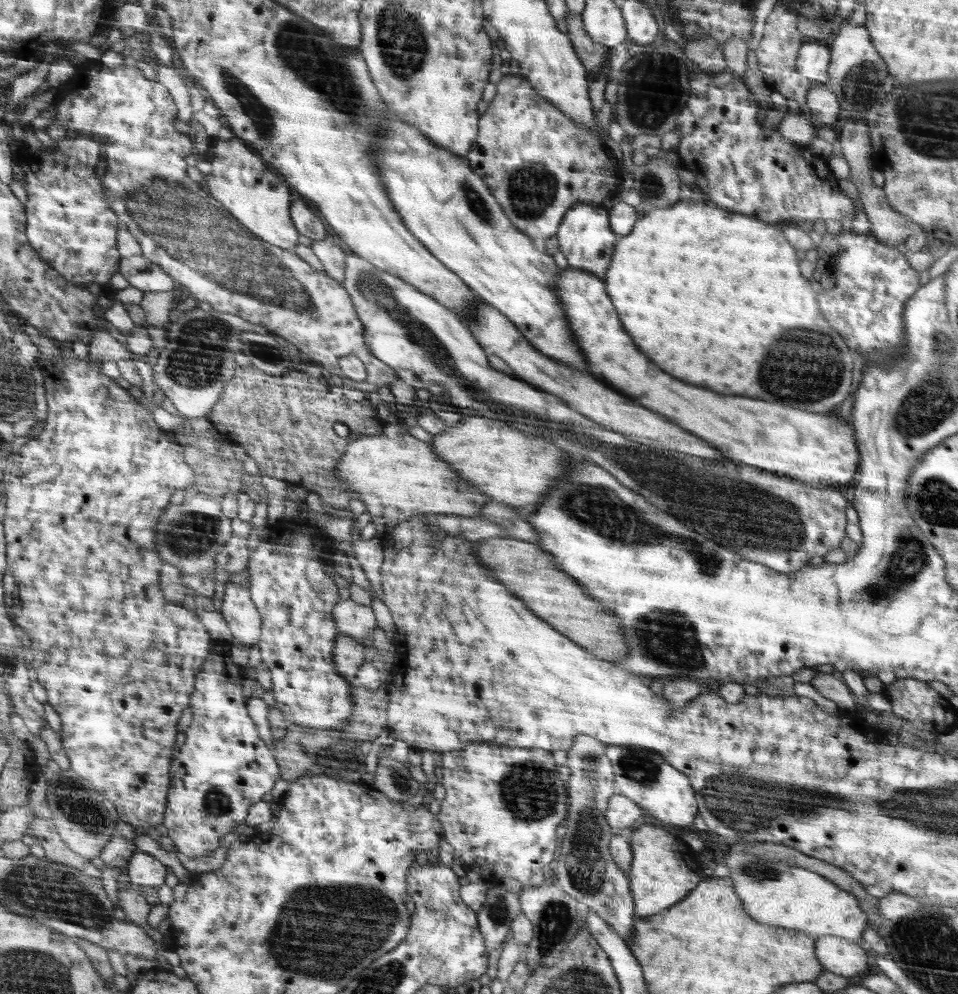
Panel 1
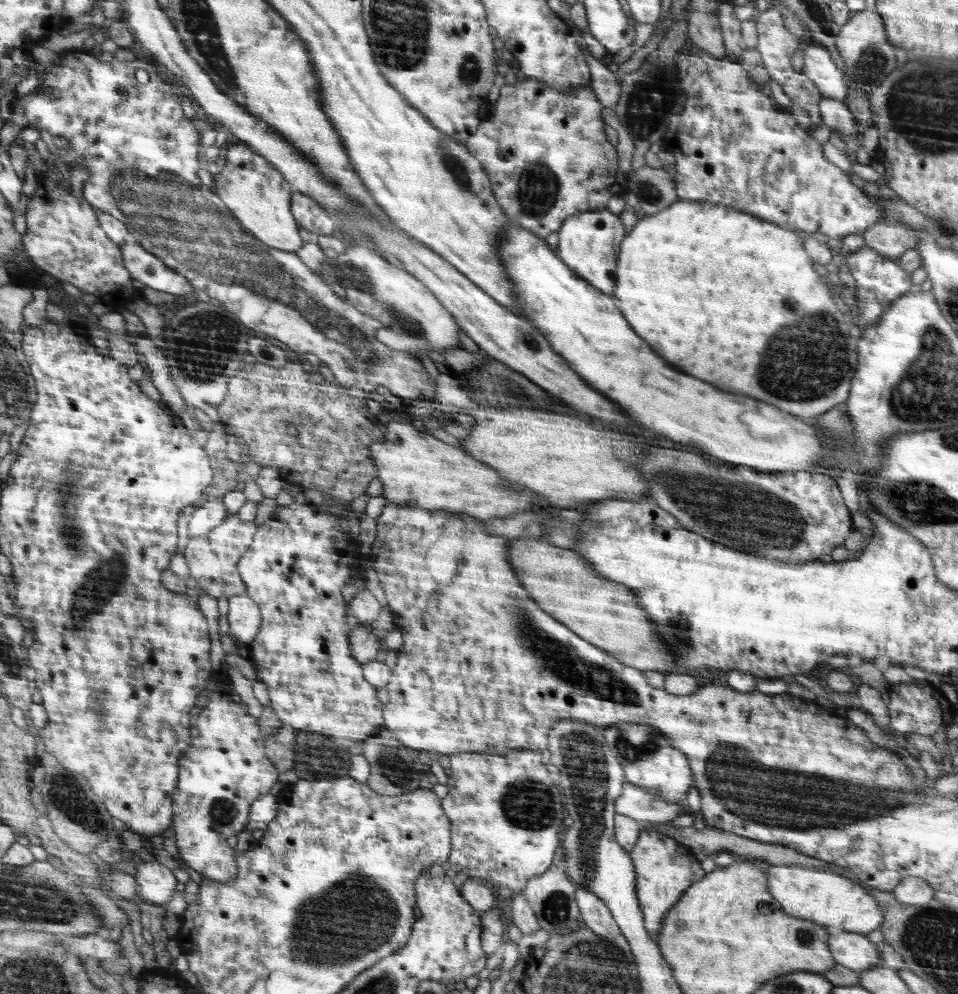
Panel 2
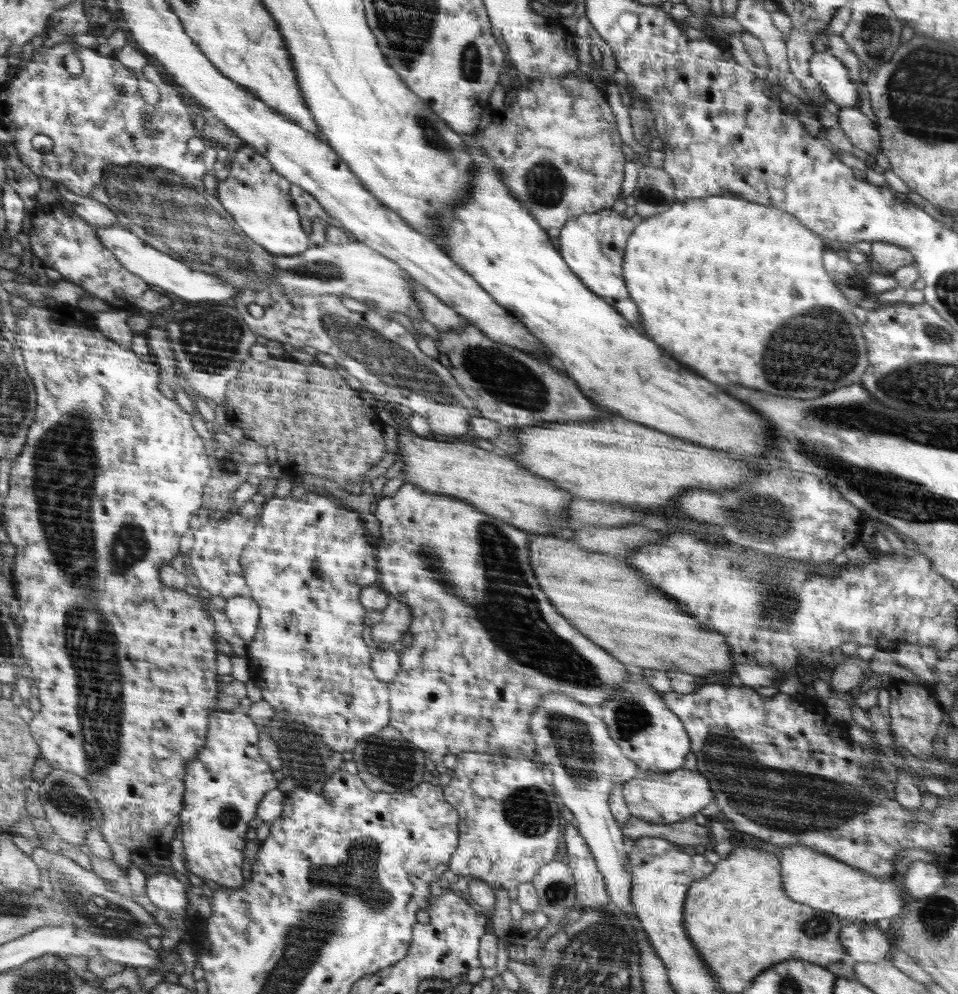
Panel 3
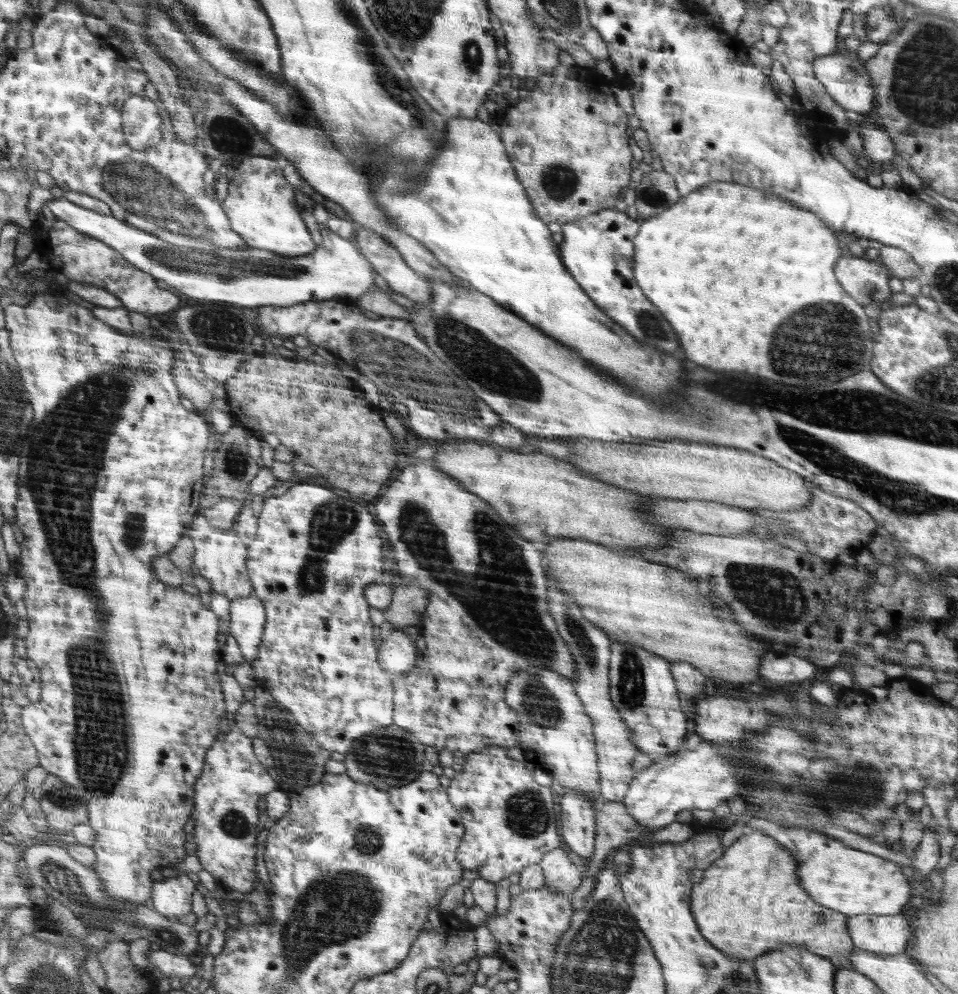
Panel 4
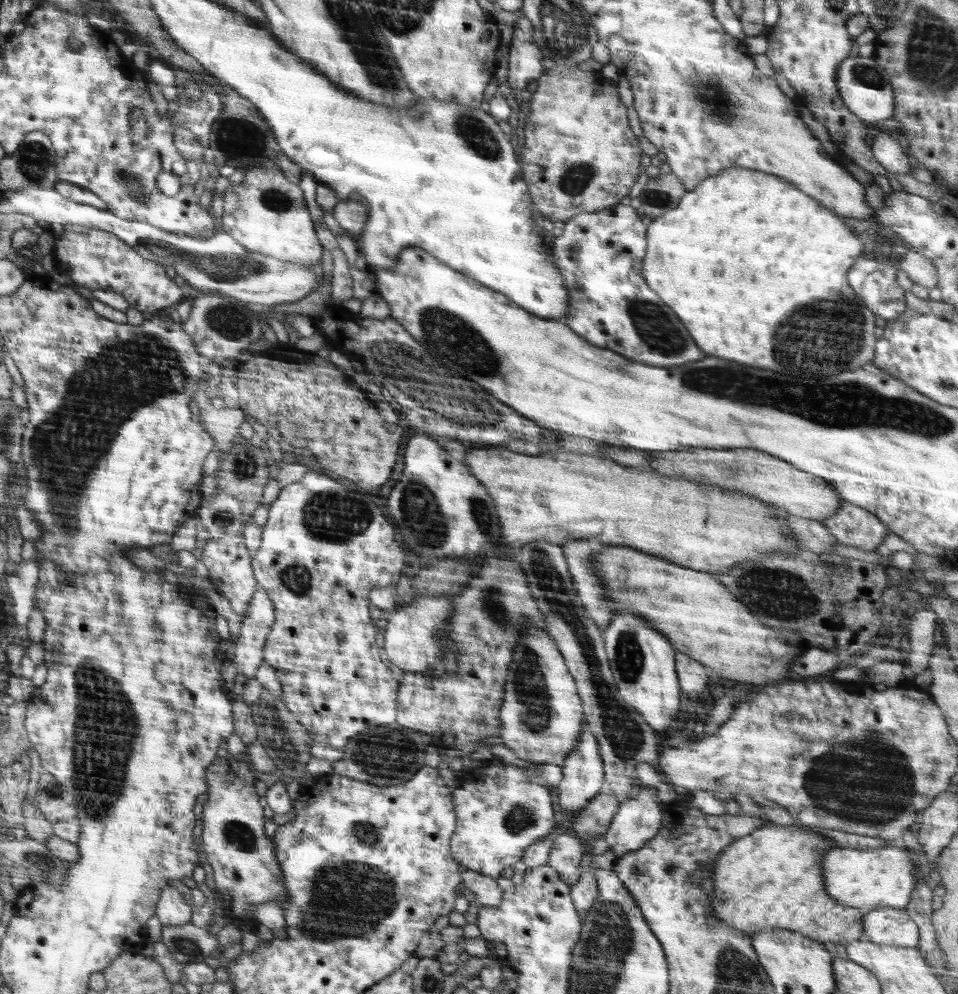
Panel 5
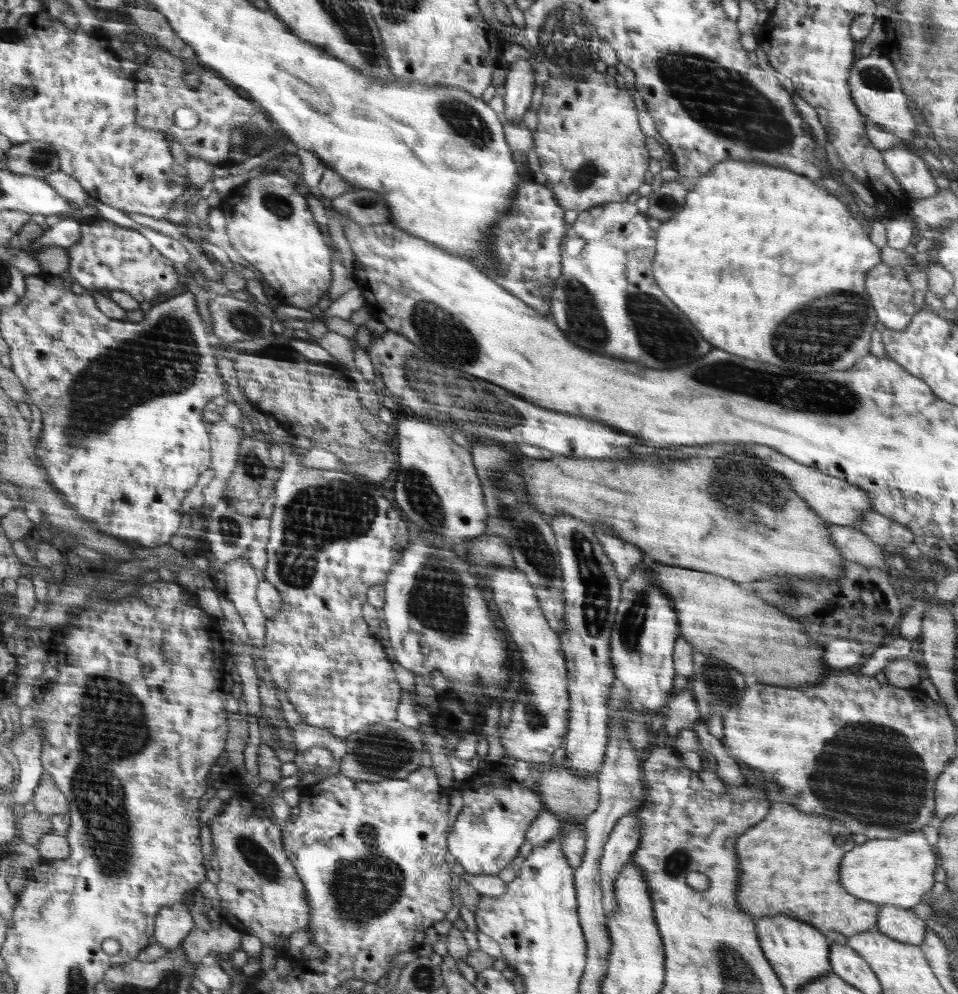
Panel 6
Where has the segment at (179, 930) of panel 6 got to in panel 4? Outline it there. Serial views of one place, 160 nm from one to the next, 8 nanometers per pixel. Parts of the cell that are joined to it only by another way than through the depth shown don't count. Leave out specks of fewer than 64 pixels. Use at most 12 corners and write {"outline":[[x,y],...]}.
{"outline":[[187,873],[158,881],[152,906],[164,916],[190,916],[202,888]]}

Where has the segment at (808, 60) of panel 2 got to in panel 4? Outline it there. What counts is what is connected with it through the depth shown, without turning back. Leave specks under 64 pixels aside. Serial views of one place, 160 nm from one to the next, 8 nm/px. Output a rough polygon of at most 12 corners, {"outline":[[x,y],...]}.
{"outline":[[862,59],[813,60],[814,76],[837,105],[872,115],[873,80]]}

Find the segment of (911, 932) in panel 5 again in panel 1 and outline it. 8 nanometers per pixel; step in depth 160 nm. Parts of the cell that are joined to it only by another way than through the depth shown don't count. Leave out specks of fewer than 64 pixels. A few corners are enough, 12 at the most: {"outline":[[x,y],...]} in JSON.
{"outline":[[854,940],[815,942],[823,970],[838,976],[864,972],[871,954]]}

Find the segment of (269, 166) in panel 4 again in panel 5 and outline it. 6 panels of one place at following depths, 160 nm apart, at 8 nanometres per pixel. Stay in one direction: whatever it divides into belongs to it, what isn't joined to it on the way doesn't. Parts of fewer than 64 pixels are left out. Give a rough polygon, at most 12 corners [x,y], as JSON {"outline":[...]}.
{"outline":[[271,160],[224,192],[221,230],[311,267],[324,246],[304,190]]}

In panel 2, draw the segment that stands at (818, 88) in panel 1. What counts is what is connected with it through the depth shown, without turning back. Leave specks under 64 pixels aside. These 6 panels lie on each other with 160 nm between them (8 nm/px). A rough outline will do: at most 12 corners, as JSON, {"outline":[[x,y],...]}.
{"outline":[[823,96],[822,126],[857,136],[857,122],[844,101]]}

